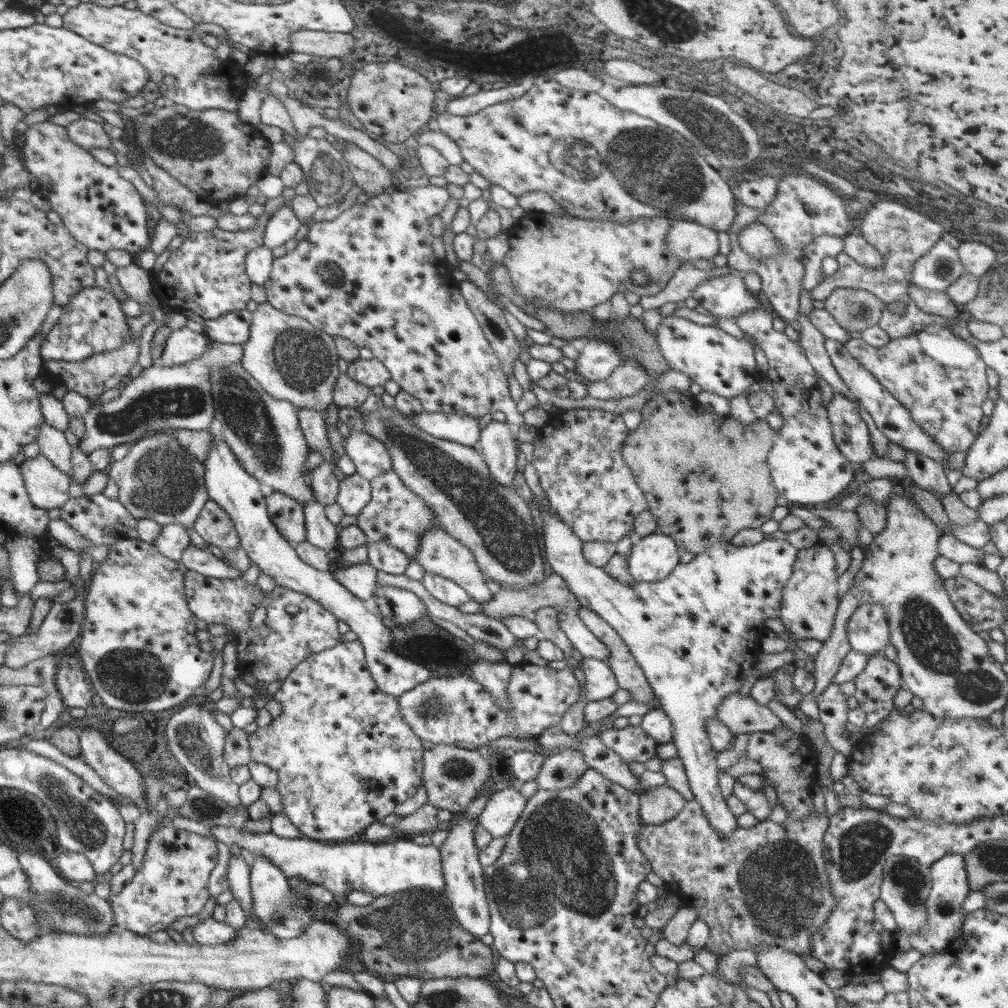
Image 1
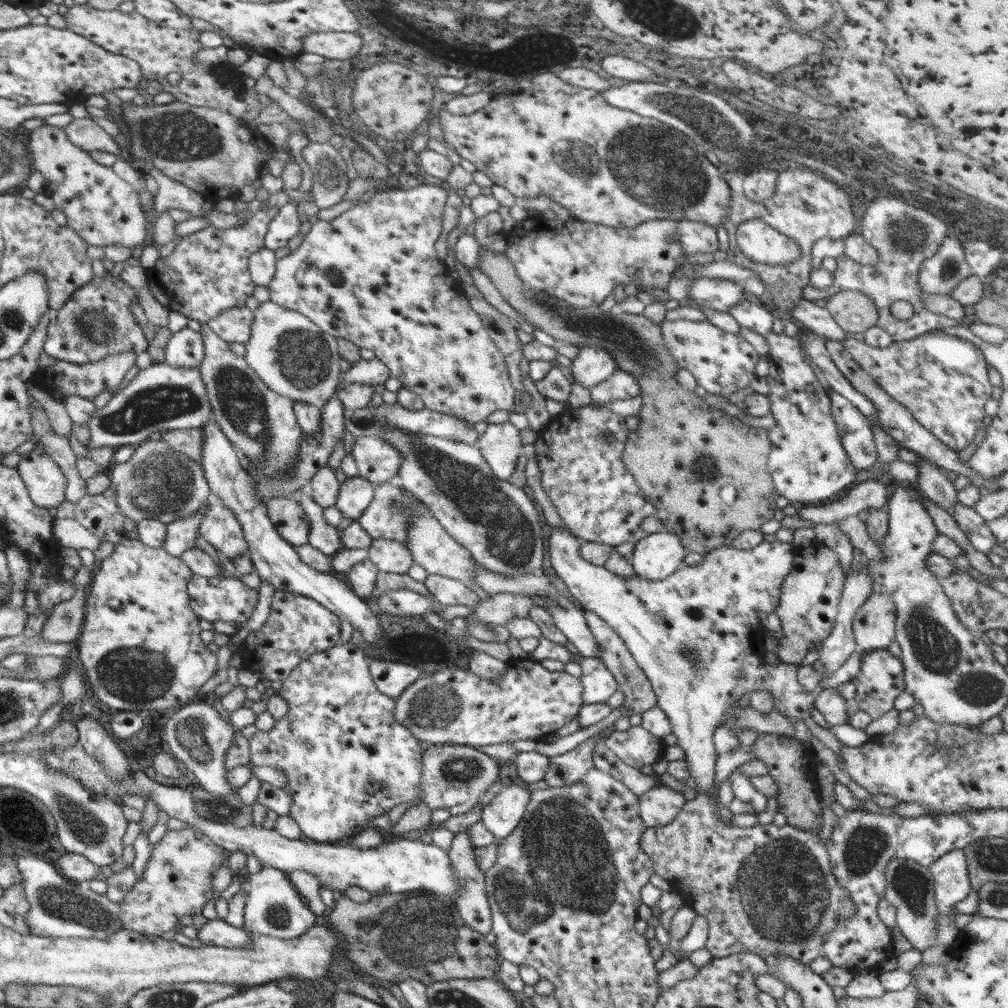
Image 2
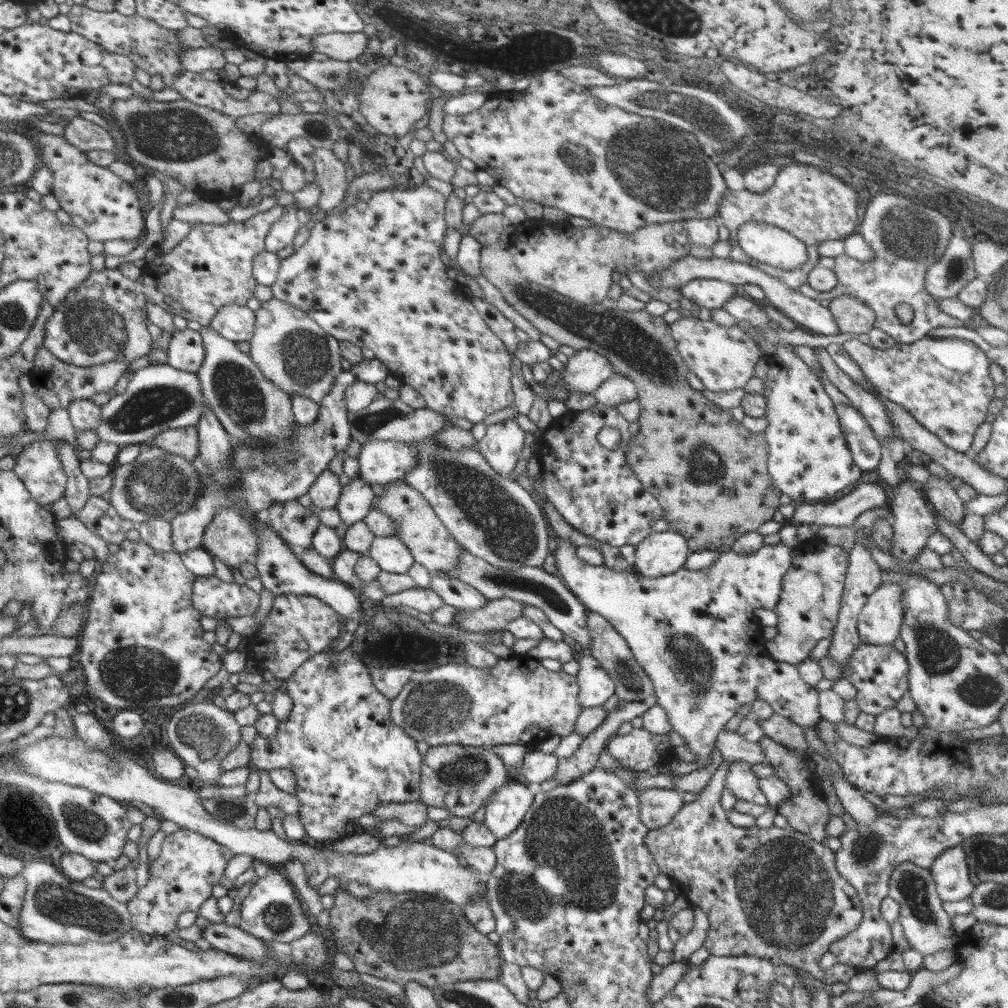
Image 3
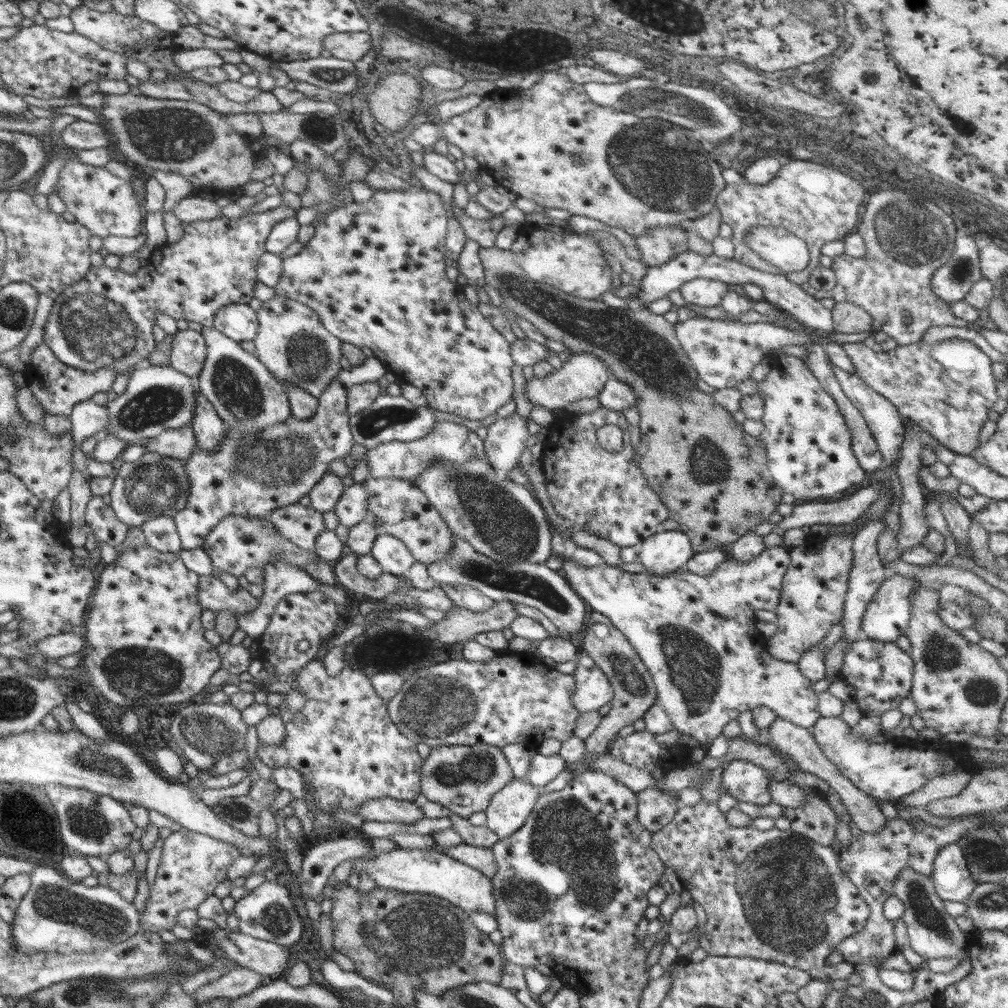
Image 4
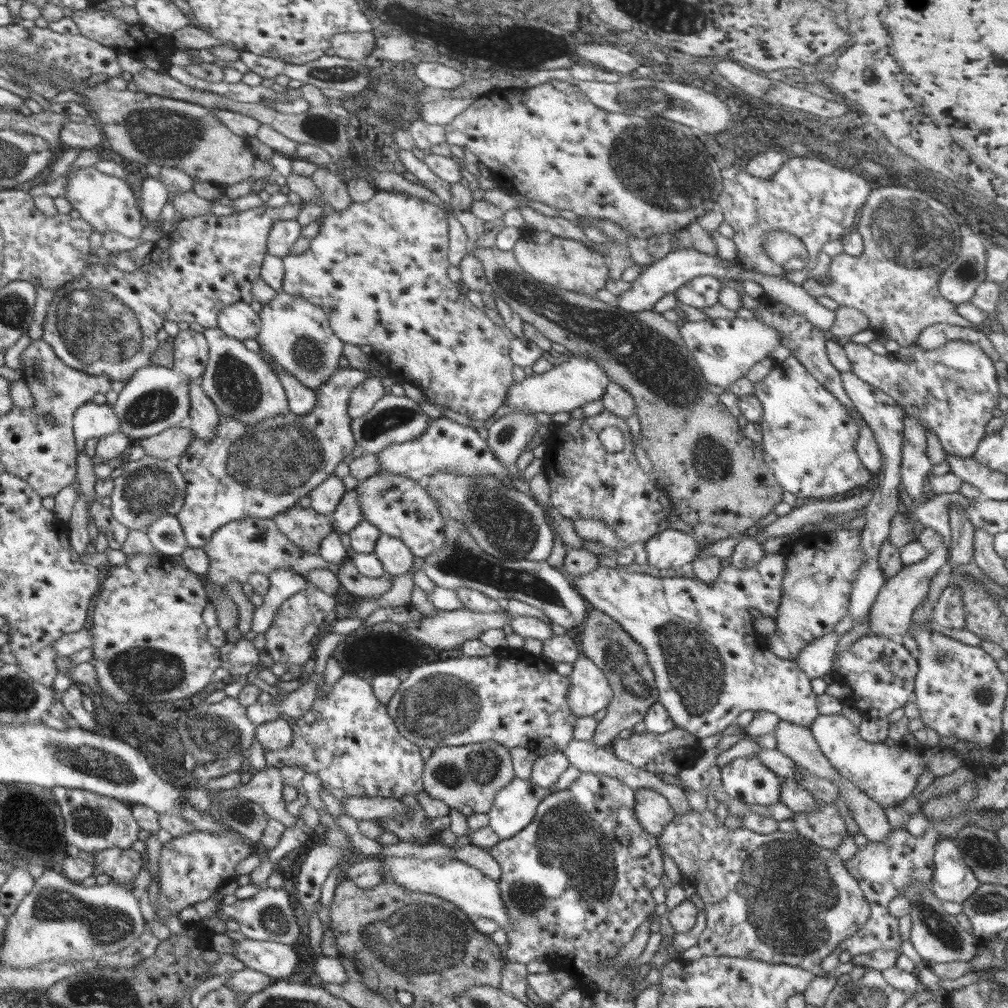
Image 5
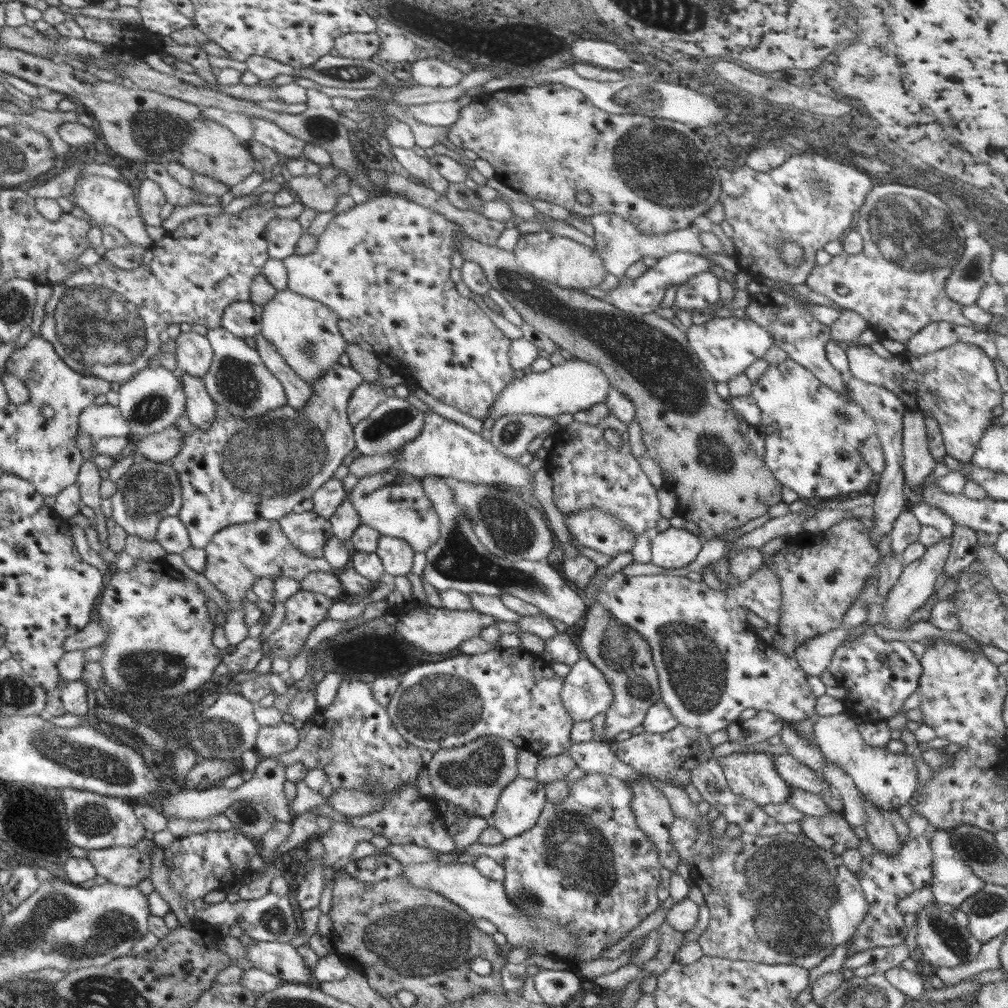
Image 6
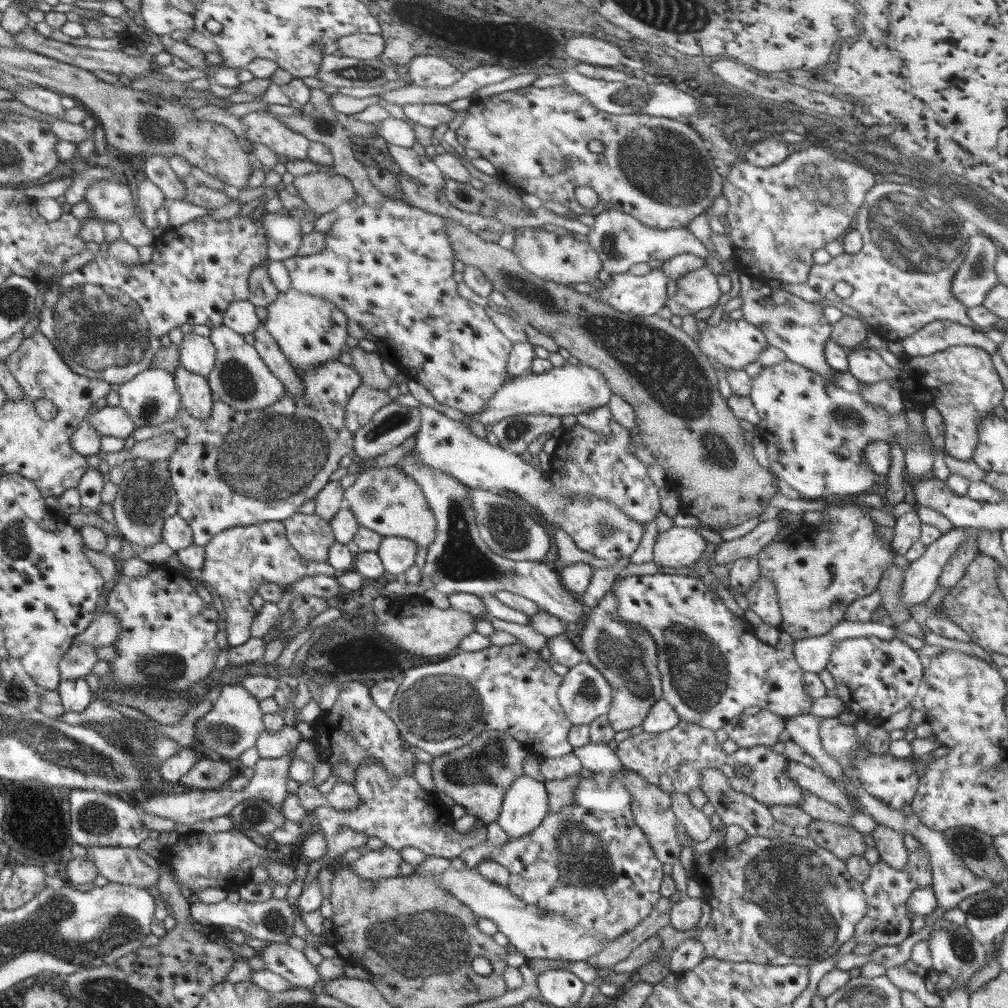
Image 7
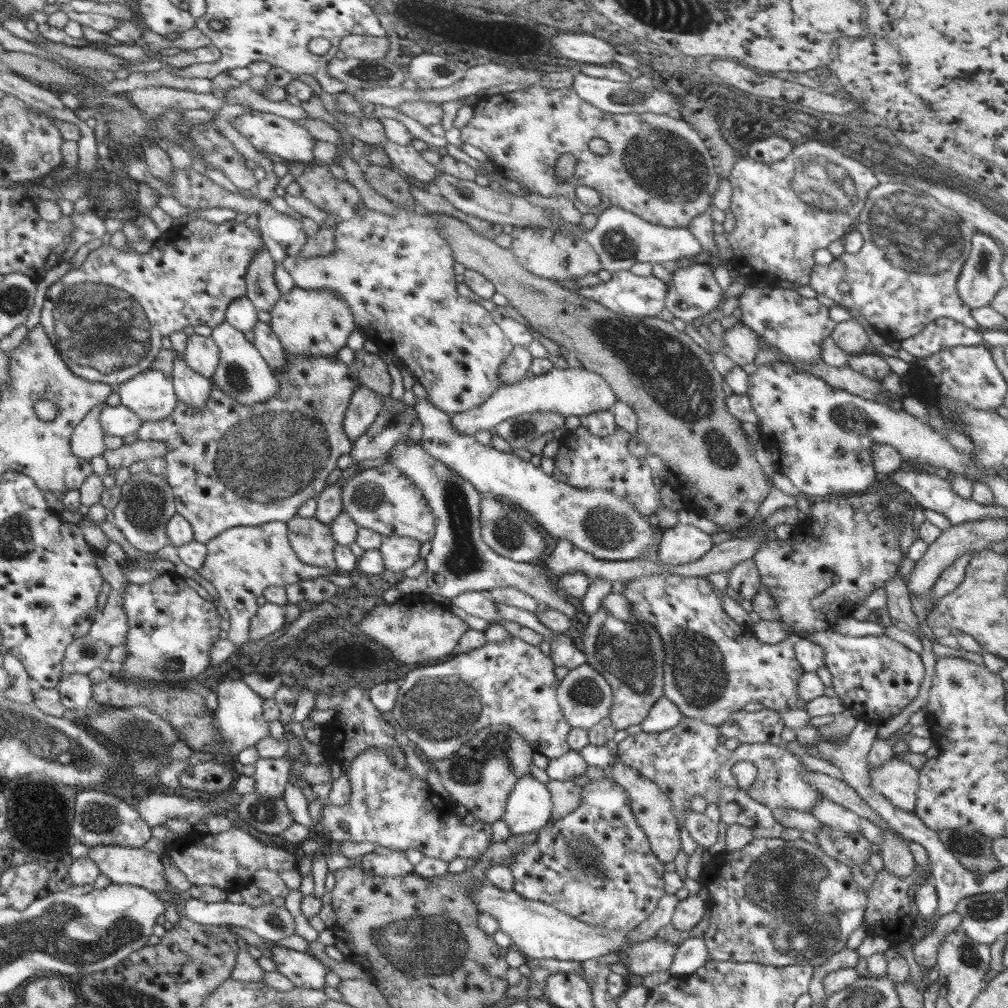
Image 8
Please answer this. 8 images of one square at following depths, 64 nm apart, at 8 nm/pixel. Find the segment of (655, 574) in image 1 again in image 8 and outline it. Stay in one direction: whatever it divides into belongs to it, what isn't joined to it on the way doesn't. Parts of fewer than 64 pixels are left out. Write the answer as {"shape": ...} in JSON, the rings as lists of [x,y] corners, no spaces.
{"shape":[[[678,523],[663,529],[658,541],[657,558],[663,564],[678,566],[695,562],[714,547],[711,534],[695,526]]]}

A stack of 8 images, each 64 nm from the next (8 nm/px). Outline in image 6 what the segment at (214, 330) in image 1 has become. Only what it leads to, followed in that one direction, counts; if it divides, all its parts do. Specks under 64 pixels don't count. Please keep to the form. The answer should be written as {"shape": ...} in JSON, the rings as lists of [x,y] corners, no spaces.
{"shape":[[[234,302],[223,311],[221,327],[236,338],[254,338],[261,332],[261,316],[256,315],[250,302]]]}

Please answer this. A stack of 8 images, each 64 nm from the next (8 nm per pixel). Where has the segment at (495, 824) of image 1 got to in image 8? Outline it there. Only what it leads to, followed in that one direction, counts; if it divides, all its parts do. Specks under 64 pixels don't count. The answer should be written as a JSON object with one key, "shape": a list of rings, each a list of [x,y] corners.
{"shape":[[[532,775],[522,776],[513,787],[502,820],[512,835],[524,836],[541,829],[551,818],[552,800],[545,784]]]}

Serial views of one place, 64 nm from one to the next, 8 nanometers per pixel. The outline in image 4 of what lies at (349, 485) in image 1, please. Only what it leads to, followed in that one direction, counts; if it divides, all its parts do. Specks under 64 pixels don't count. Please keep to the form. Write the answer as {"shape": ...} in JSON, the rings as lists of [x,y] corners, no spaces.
{"shape":[[[362,483],[345,486],[333,512],[339,517],[339,523],[349,528],[369,520],[368,491],[366,491],[366,487]]]}

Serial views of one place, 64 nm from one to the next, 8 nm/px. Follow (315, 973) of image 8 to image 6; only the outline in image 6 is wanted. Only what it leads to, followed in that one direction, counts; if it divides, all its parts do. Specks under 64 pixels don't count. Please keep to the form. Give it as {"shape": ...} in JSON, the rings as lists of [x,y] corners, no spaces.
{"shape":[[[258,941],[246,945],[246,957],[258,970],[278,976],[282,981],[312,985],[313,972],[290,943]]]}

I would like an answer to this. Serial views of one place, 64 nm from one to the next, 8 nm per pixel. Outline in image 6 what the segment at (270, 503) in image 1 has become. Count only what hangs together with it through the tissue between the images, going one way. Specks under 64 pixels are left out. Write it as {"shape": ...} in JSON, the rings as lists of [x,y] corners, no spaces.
{"shape":[[[290,512],[277,521],[282,532],[300,552],[310,557],[324,556],[324,545],[333,536],[331,523],[316,512]]]}

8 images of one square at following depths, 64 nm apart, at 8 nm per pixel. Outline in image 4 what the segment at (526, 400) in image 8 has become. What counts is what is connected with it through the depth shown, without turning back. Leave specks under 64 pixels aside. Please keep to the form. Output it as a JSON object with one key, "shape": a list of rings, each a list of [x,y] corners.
{"shape":[[[572,353],[562,368],[554,370],[545,378],[533,378],[527,382],[526,393],[533,405],[546,407],[552,412],[555,408],[564,410],[566,405],[576,399],[597,397],[606,382],[612,377],[602,359],[592,353]]]}

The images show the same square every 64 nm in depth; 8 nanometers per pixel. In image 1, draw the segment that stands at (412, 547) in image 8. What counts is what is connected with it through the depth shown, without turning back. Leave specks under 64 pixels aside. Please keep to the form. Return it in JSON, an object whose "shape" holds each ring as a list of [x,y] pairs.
{"shape":[[[384,540],[367,543],[367,556],[367,562],[372,568],[388,574],[402,574],[410,563],[410,556]]]}

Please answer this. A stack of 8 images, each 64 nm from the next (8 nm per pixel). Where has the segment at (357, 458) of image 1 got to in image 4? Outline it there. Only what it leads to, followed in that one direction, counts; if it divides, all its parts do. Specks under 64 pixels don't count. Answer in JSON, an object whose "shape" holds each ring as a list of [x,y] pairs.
{"shape":[[[442,420],[436,422],[434,428],[426,436],[422,436],[422,438],[406,442],[392,441],[380,443],[376,447],[368,449],[364,458],[366,460],[366,468],[368,468],[366,480],[372,480],[372,478],[402,478],[412,481],[436,457],[454,462],[464,462],[472,459],[472,457],[478,457],[478,459],[488,463],[486,452],[484,452],[484,442],[474,431],[459,423]]]}

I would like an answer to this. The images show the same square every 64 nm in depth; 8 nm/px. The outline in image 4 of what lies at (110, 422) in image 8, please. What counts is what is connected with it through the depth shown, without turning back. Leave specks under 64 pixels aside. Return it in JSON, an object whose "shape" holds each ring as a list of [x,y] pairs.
{"shape":[[[91,399],[78,402],[70,411],[71,436],[75,445],[81,445],[92,435],[102,436],[108,427],[108,410]]]}

